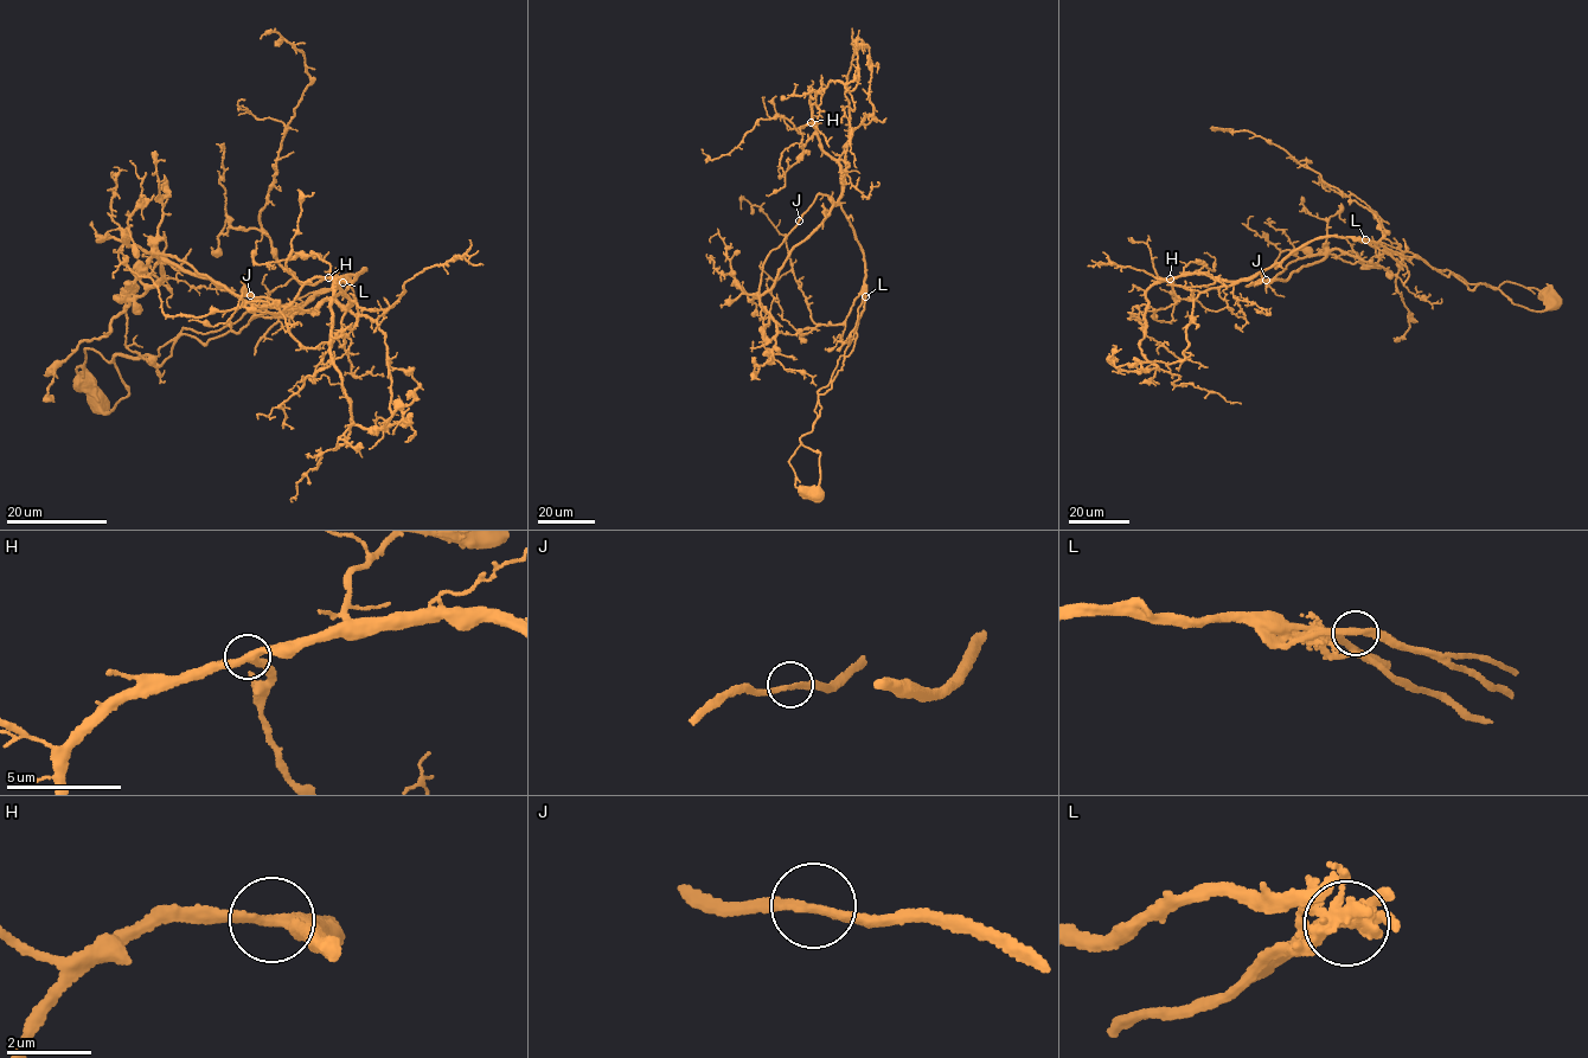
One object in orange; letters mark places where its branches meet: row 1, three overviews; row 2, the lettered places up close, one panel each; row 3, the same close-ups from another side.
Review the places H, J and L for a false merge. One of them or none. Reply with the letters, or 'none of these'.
L

